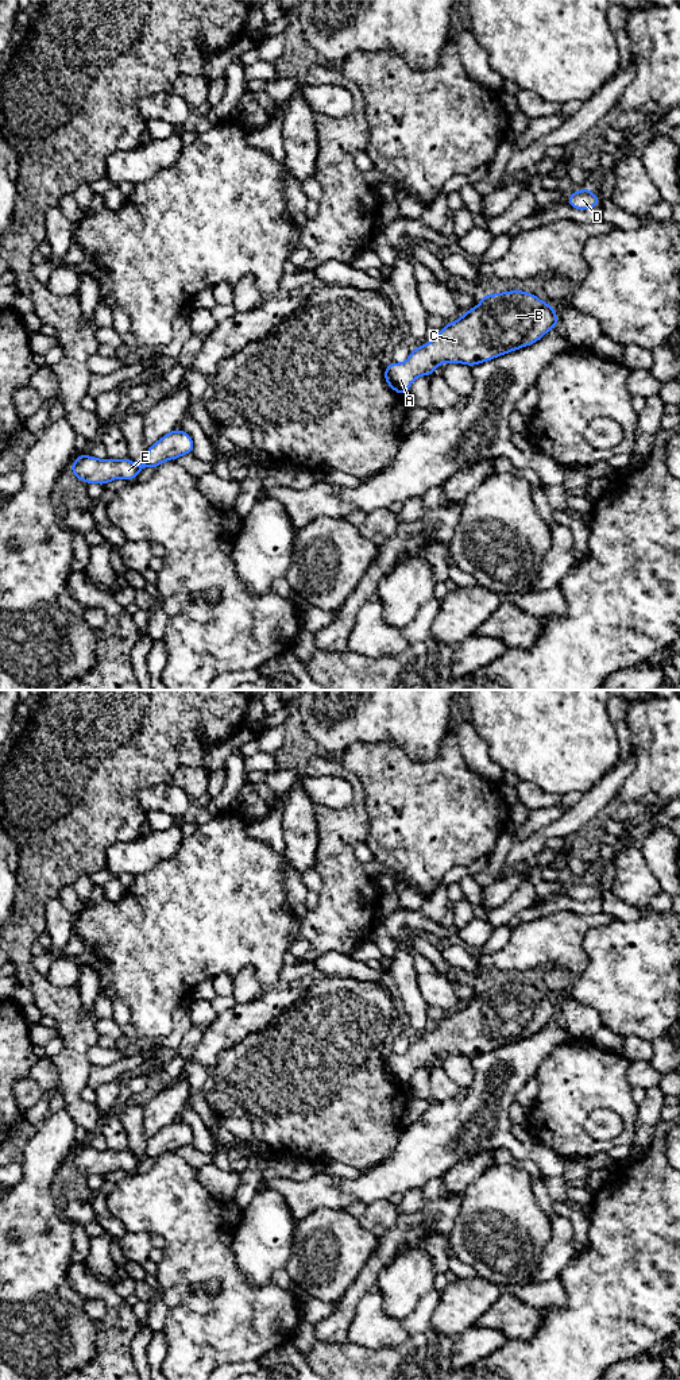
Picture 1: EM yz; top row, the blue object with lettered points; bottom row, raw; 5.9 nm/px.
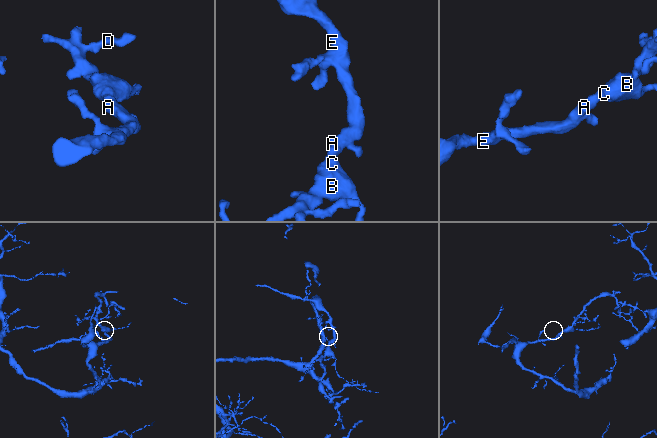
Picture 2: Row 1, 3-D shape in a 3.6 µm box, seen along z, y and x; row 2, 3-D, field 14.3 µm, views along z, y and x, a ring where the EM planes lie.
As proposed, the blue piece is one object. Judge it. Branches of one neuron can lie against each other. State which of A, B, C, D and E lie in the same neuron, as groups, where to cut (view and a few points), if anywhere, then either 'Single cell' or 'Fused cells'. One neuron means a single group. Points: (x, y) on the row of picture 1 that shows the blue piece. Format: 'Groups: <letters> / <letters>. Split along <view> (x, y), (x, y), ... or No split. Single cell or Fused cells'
Groups: A B C D E. No split. Single cell

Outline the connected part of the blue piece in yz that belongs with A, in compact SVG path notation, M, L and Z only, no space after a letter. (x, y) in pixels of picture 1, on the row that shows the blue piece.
M534 293L484 294L479 305L448 323L432 342L410 351L406 362L385 367L385 379L405 396L417 377L433 375L441 362L472 367L530 346L557 325L555 308Z

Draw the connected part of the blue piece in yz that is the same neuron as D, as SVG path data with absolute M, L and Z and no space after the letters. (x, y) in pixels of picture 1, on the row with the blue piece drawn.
M579 189L569 194L567 201L572 208L584 211L596 205L602 205L599 198L594 194L592 189Z

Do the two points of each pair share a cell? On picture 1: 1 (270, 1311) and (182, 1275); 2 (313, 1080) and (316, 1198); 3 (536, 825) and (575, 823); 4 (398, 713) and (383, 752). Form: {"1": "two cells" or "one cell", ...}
{"1": "one cell", "2": "two cells", "3": "two cells", "4": "two cells"}

